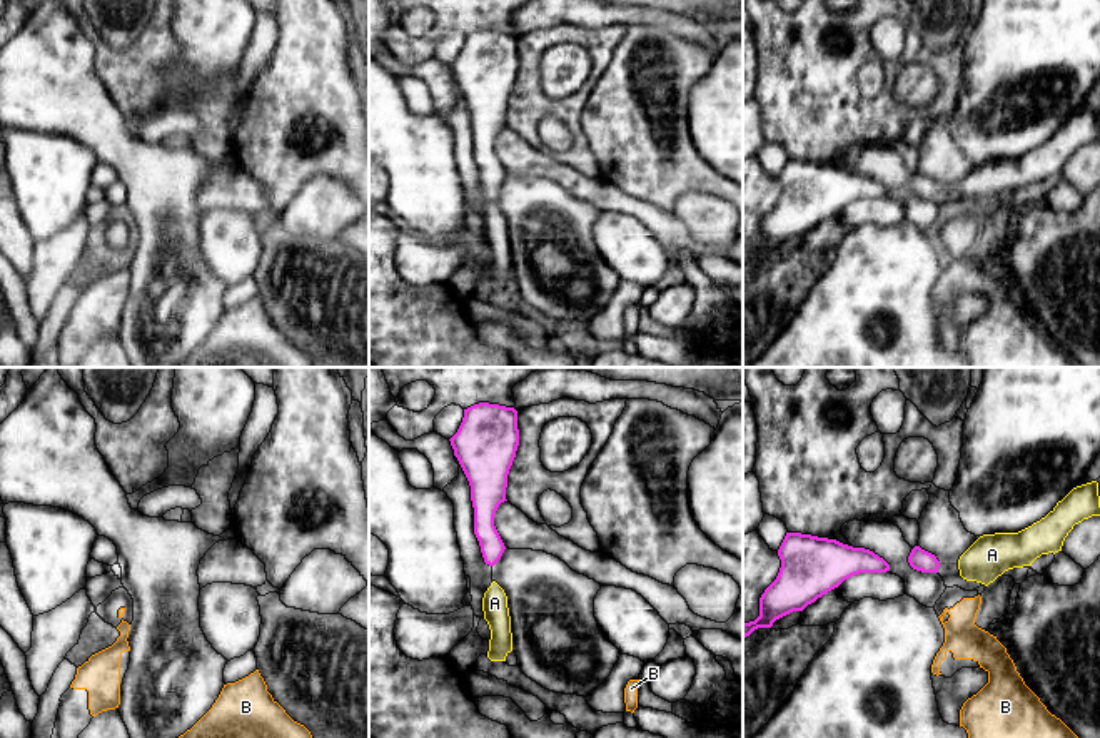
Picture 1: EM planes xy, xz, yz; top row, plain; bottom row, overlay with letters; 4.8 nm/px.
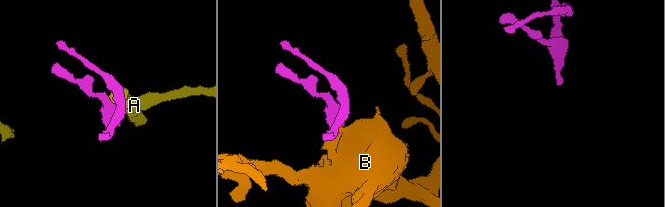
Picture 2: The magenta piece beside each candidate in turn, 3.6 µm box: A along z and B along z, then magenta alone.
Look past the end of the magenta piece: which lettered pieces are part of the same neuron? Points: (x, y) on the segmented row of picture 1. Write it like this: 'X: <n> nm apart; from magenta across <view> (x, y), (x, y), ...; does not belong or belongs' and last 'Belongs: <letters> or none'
A: 80 nm apart; from magenta across xz (493, 565), (493, 581); belongs
B: 180 nm apart; from magenta across yz (937, 571), (957, 603); does not belong
Belongs: A

